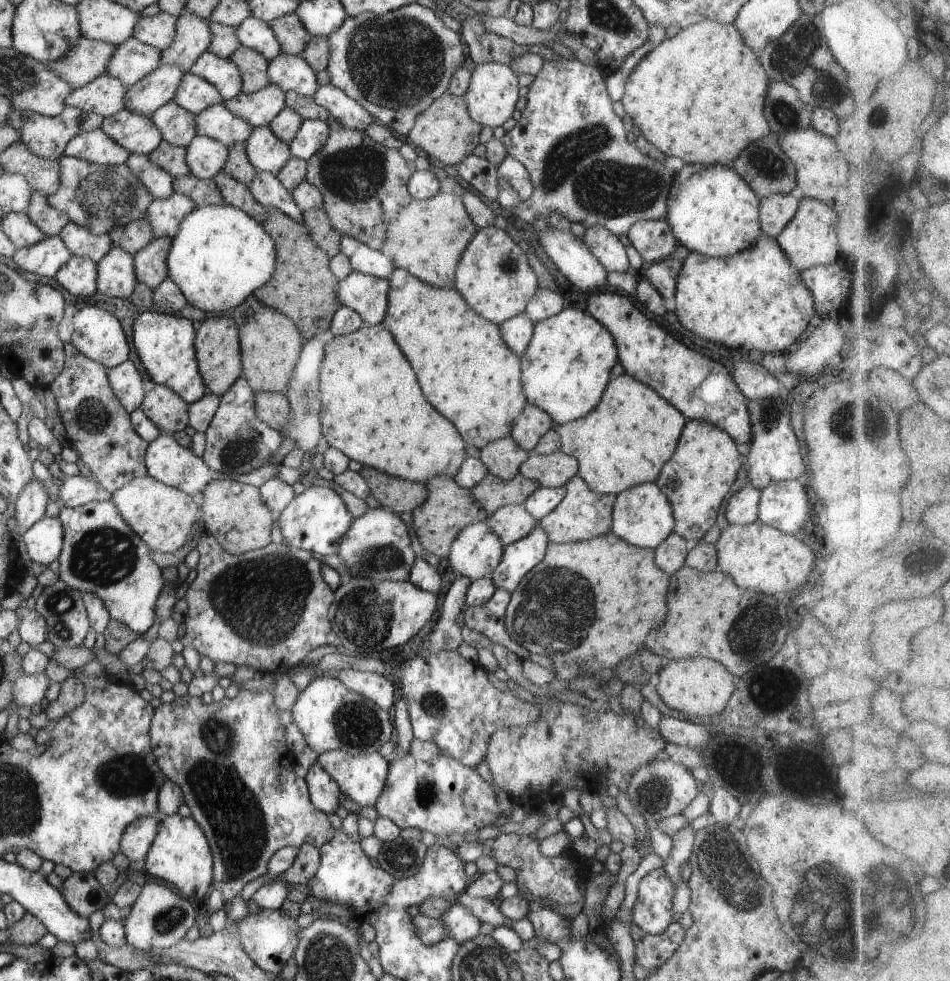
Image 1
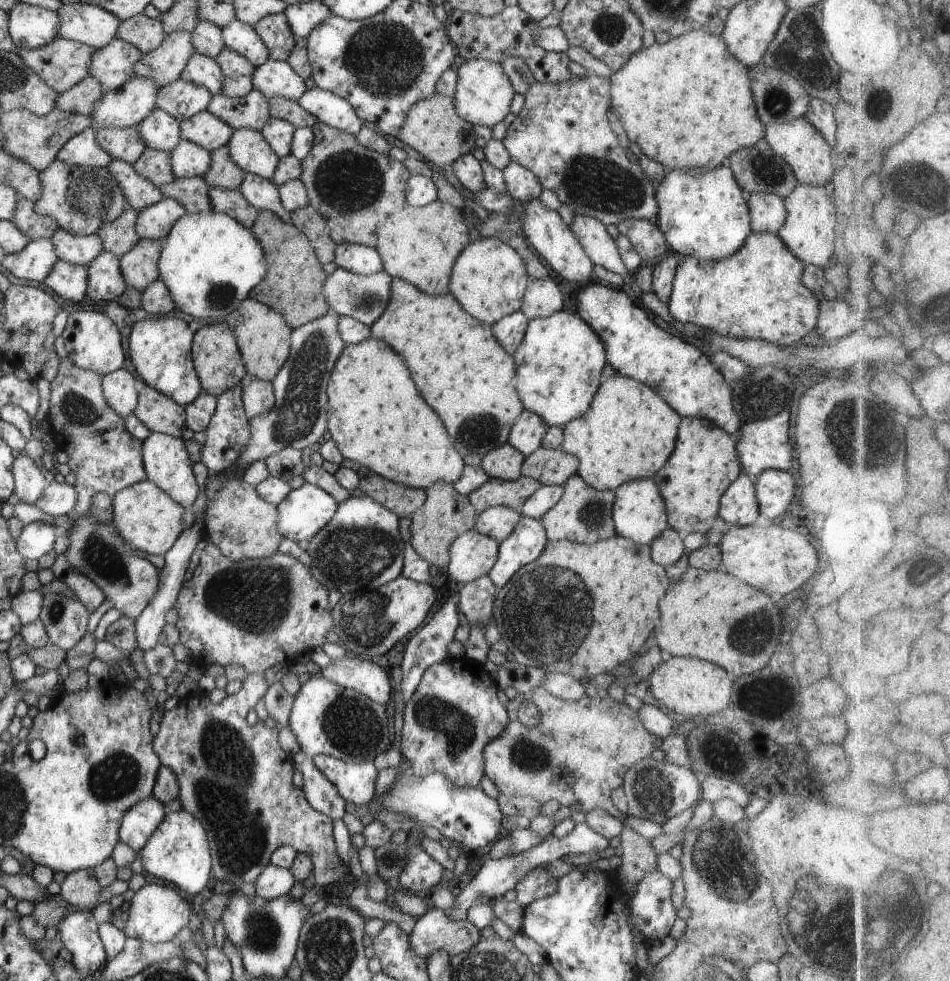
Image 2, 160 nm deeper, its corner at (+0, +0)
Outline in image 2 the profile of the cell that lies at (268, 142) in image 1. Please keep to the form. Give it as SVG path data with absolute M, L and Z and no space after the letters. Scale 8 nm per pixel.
M247 128L234 129L231 139L228 139L225 145L232 162L240 170L272 182L281 158L264 140L260 131Z

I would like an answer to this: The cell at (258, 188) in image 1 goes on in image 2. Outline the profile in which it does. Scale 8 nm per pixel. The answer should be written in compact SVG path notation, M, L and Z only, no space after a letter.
M246 173L239 191L248 204L258 210L275 212L285 223L290 222L290 213L282 206L277 188L271 181L264 181L260 176Z

